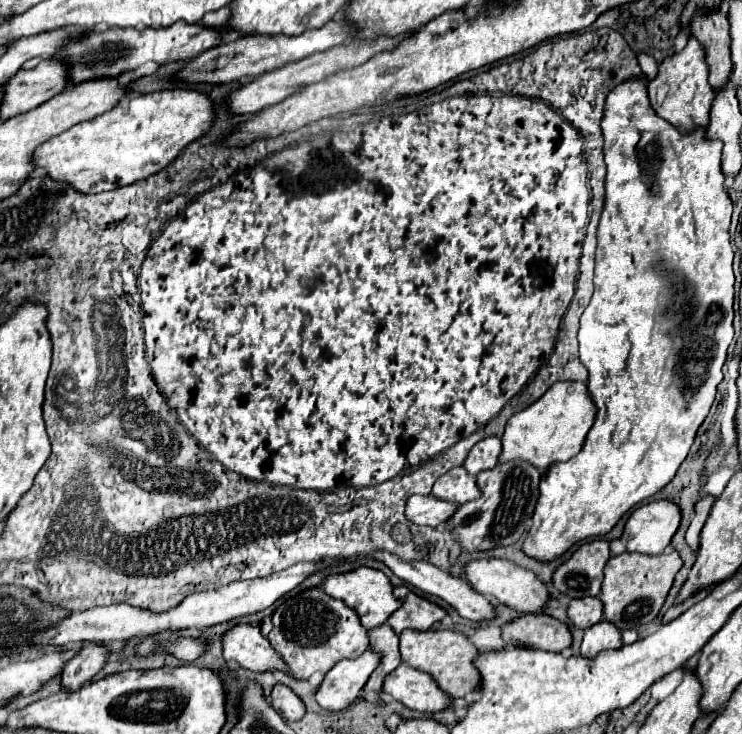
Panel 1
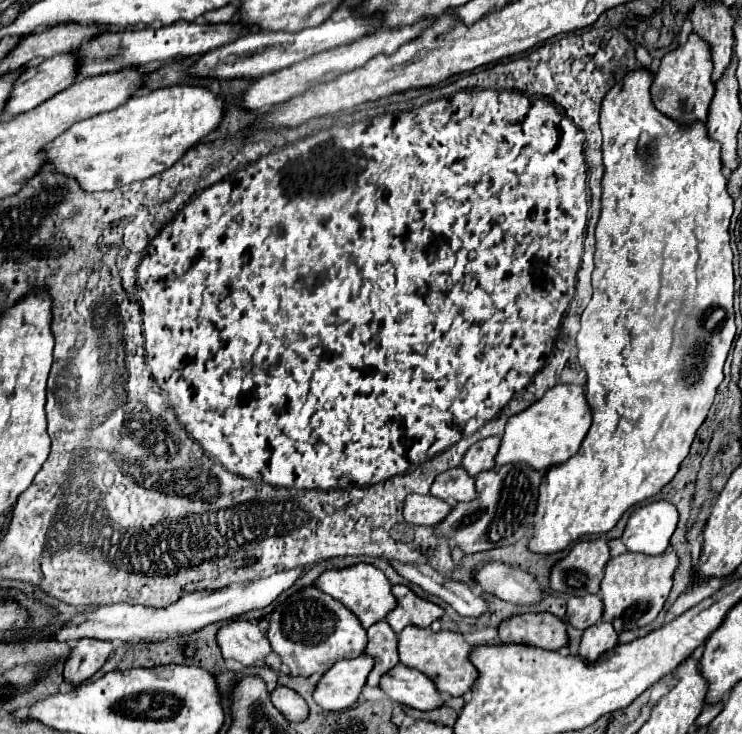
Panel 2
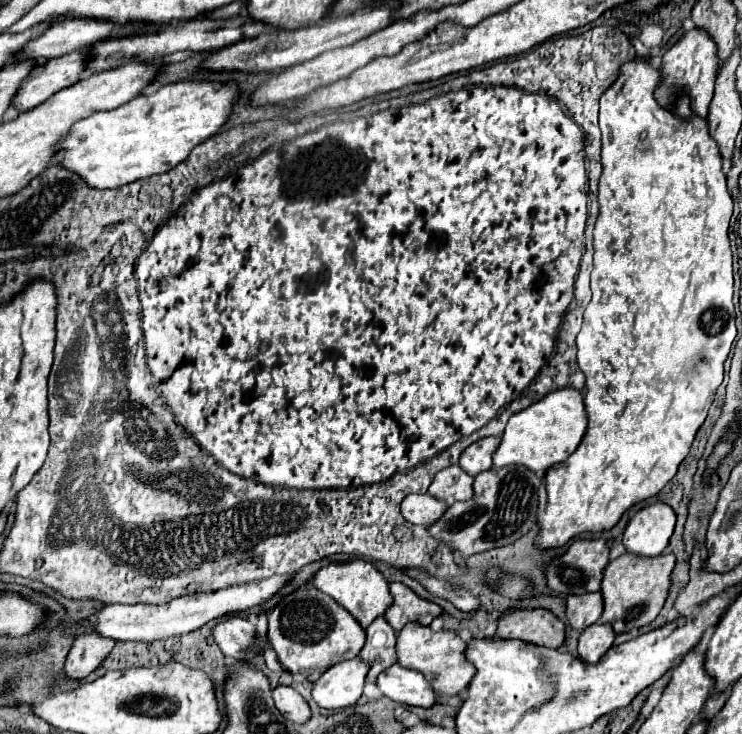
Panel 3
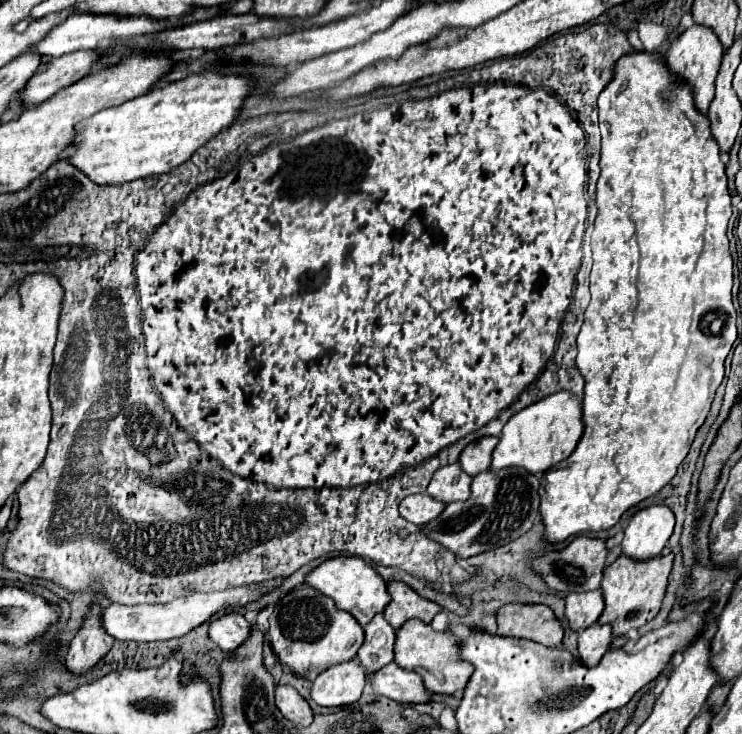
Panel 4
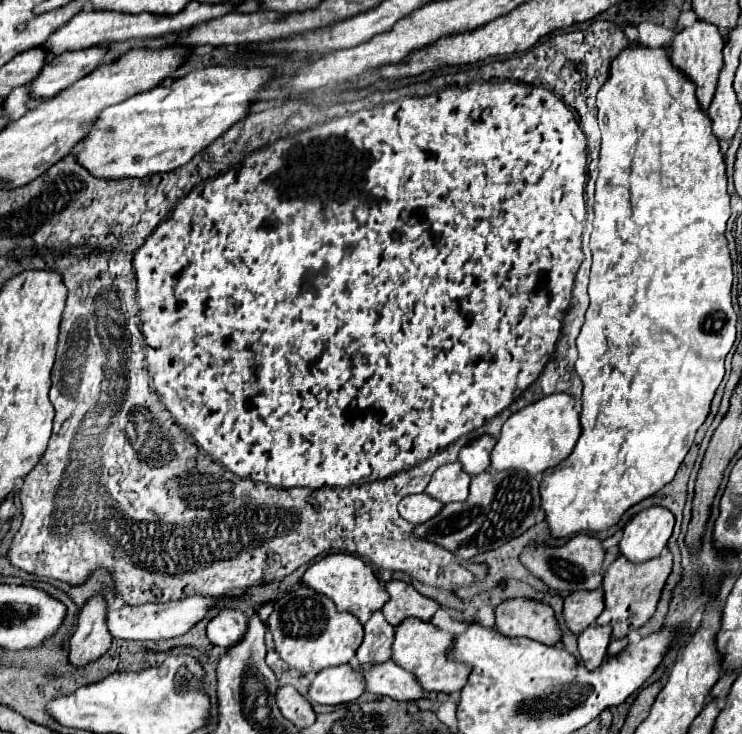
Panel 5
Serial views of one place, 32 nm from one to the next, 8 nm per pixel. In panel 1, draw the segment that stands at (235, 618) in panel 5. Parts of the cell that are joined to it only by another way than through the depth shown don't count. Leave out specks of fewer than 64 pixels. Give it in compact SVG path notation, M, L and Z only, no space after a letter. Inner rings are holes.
M252 624L232 626L222 634L222 650L224 650L224 660L236 660L240 666L248 670L286 672L286 664L272 650L270 642L262 636L258 626Z

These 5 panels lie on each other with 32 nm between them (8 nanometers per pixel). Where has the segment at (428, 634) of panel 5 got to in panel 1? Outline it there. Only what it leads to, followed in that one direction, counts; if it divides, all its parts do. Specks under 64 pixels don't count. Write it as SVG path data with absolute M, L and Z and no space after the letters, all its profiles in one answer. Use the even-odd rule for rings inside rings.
M404 630L400 634L402 662L428 672L436 680L436 684L440 684L440 690L448 692L452 698L464 698L478 686L480 672L472 664L476 652L476 646L470 644L464 634L454 630Z

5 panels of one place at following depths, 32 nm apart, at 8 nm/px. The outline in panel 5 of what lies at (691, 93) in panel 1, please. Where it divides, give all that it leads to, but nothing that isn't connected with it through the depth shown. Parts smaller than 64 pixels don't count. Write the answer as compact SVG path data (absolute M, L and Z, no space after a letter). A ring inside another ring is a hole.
M696 20L690 28L680 30L670 46L672 64L676 64L686 76L690 76L698 84L696 96L704 110L708 110L714 98L716 80L722 68L722 46L724 46L724 40L720 40L720 32L716 32L716 24L704 24L704 20Z

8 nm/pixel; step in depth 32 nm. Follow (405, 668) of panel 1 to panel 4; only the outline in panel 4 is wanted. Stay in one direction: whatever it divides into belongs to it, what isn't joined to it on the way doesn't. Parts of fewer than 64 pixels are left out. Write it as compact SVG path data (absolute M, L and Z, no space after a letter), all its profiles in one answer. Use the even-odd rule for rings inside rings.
M386 664L380 668L380 672L368 676L368 682L376 694L402 704L418 704L430 700L430 692L424 688L420 676L400 668L398 664Z

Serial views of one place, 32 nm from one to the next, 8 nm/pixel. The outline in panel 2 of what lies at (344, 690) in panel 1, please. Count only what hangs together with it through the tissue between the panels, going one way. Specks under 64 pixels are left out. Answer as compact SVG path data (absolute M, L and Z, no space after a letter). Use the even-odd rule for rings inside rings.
M370 656L340 660L334 664L314 688L316 704L324 710L344 710L356 704L372 664Z

